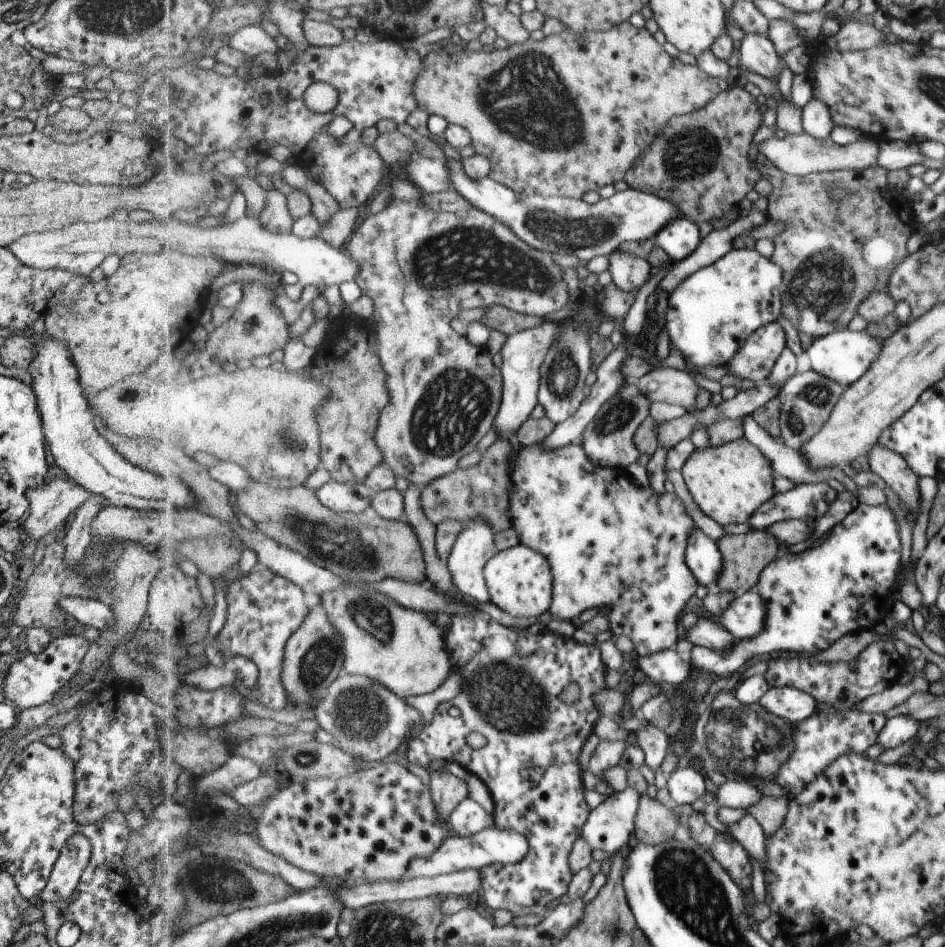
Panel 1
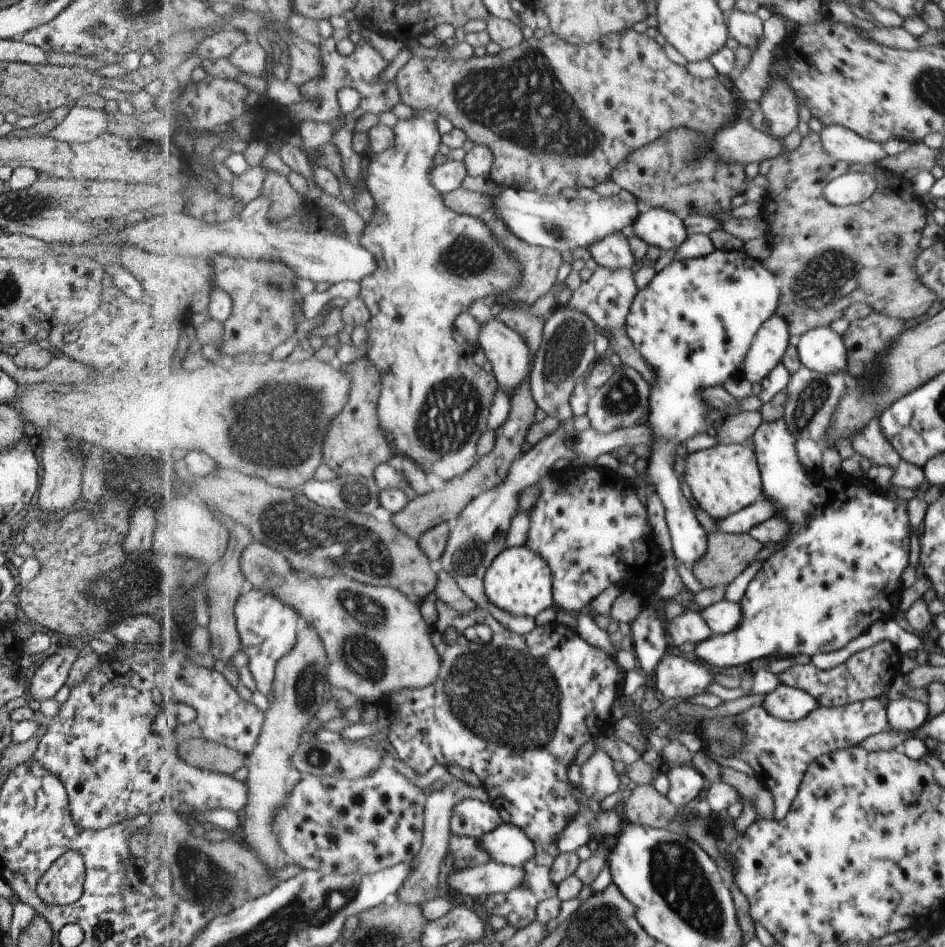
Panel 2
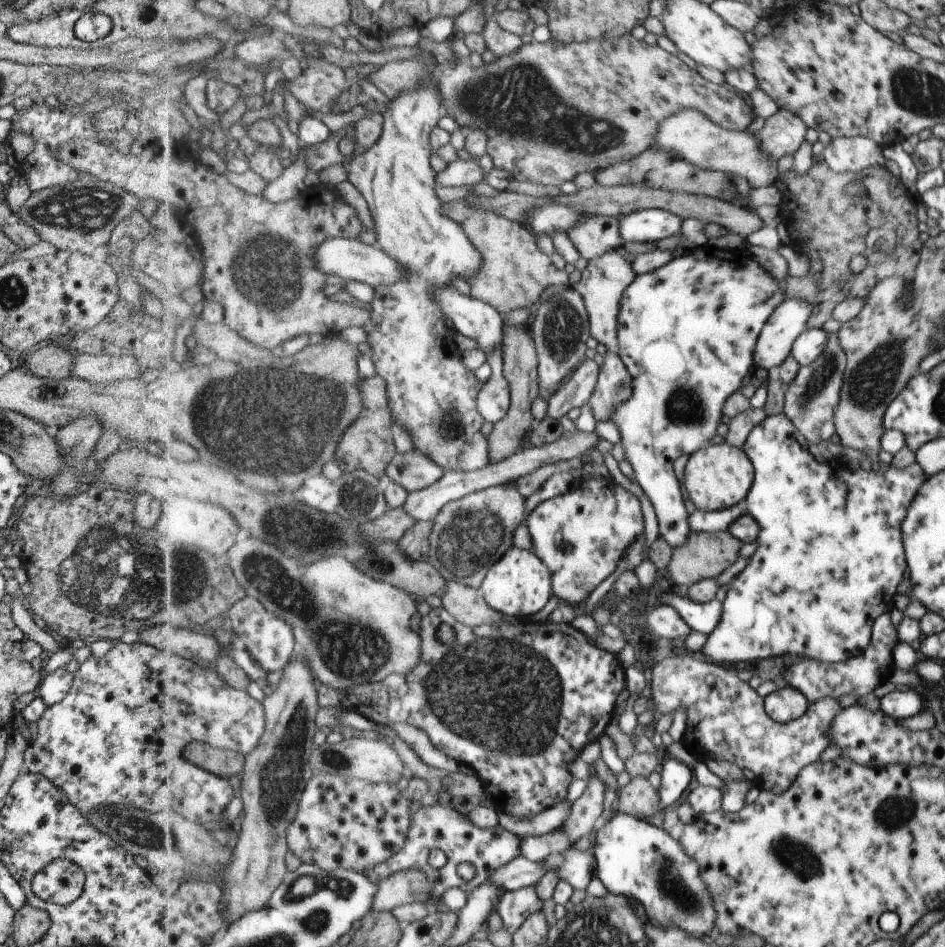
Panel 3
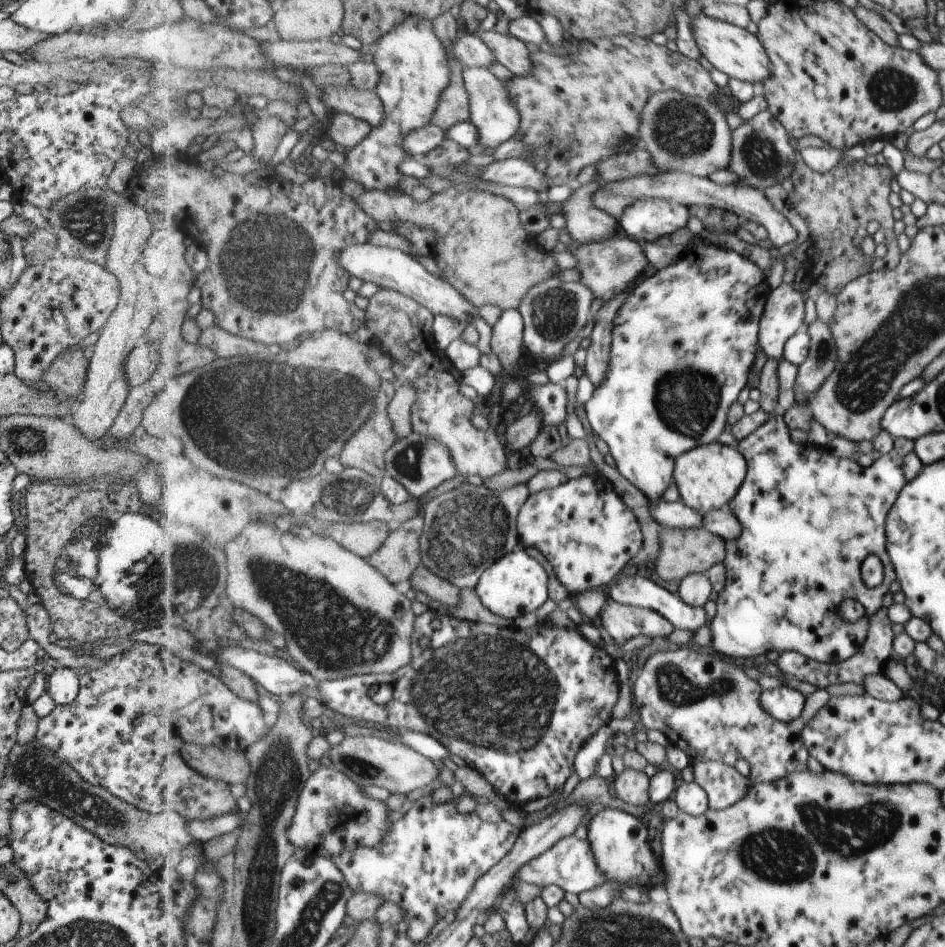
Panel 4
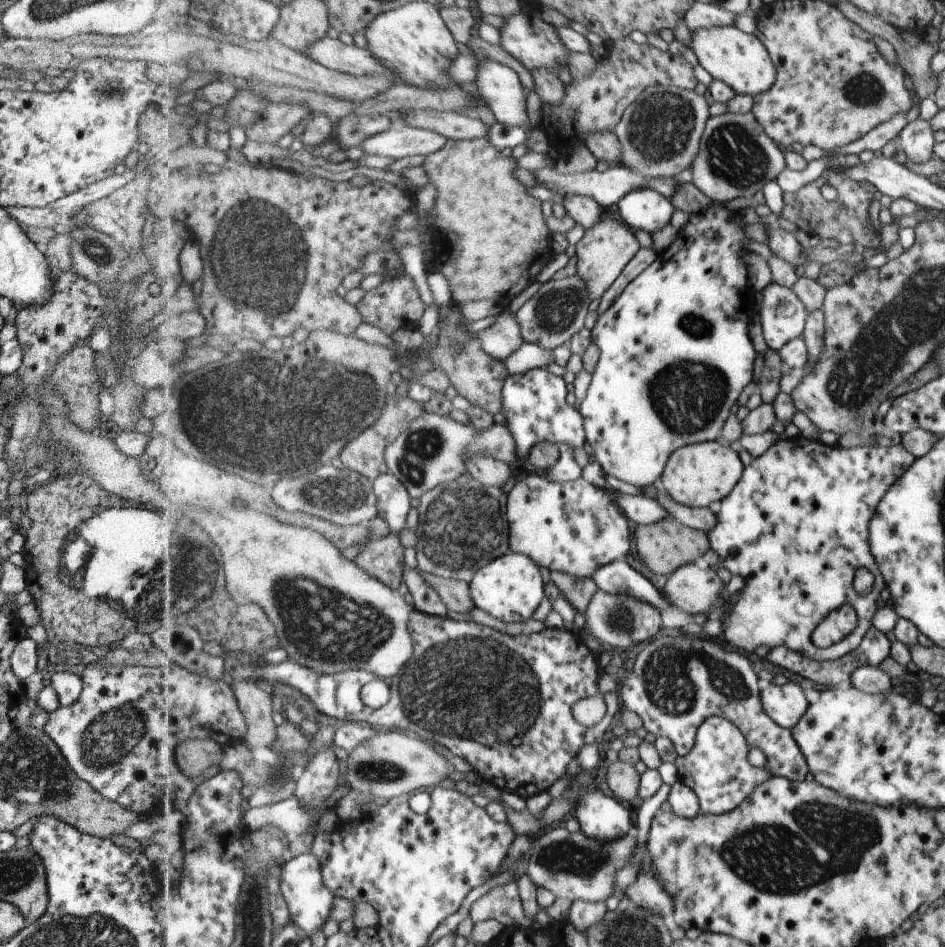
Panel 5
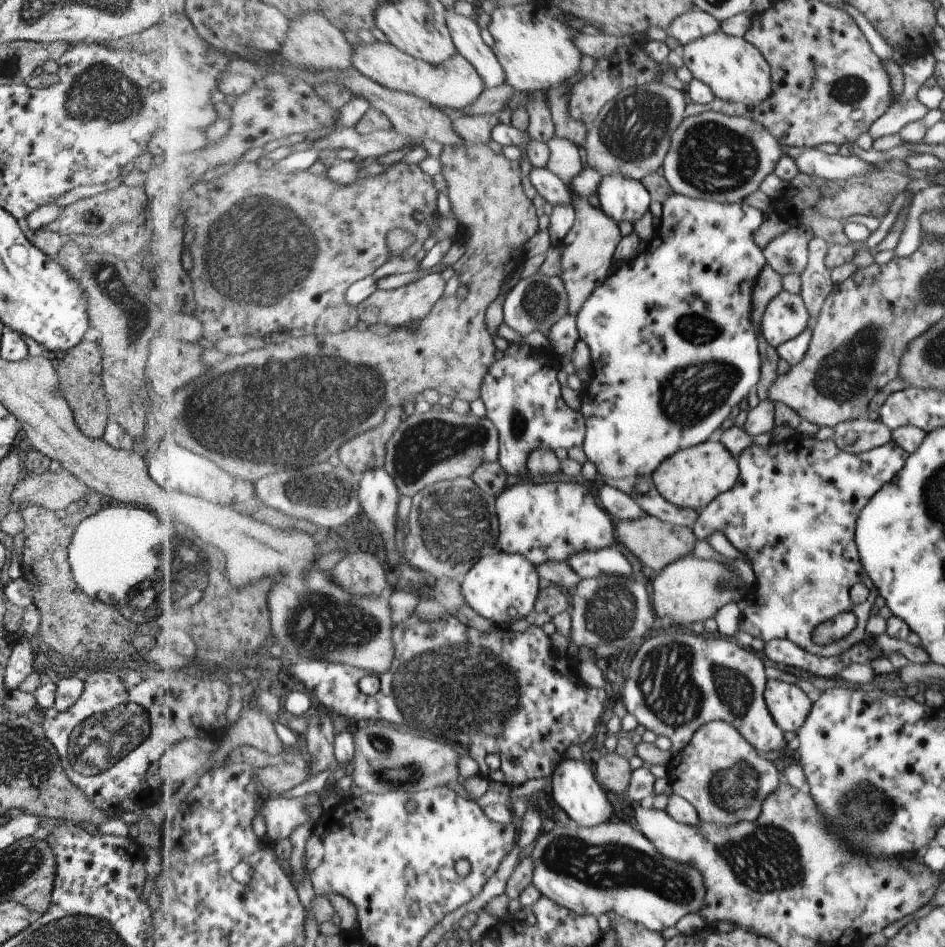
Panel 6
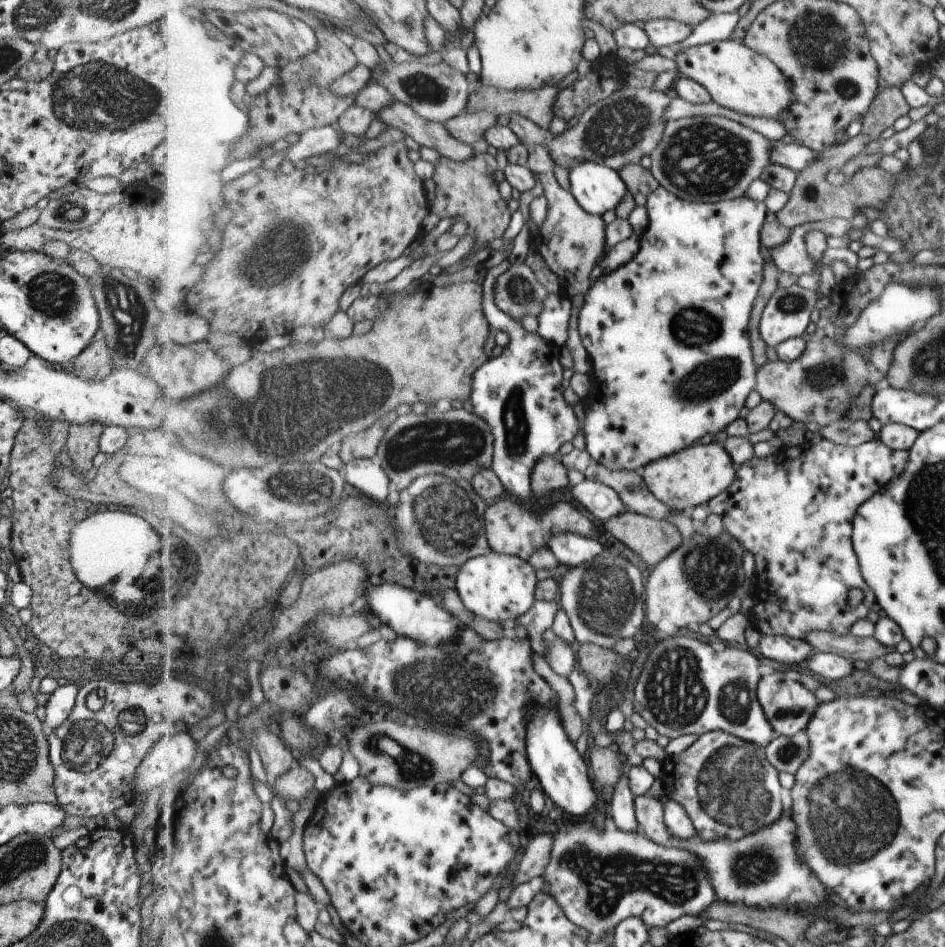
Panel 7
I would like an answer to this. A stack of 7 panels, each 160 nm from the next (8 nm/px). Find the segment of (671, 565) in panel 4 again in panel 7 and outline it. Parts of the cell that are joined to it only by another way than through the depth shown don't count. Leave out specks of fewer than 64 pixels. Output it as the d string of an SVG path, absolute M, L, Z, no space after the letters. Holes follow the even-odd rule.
M628 511L605 524L607 530L630 549L636 550L645 562L657 567L685 541L680 528L668 519L657 519Z

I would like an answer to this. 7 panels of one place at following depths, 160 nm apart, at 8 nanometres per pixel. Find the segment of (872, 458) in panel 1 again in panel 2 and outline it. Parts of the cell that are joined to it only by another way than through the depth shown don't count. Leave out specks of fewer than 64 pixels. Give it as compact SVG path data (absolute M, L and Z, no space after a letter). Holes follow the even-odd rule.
M879 416L868 422L867 427L860 430L860 433L856 434L851 442L854 451L858 455L868 458L876 467L890 466L890 468L896 468L902 461L902 456L892 447L890 440L883 434Z

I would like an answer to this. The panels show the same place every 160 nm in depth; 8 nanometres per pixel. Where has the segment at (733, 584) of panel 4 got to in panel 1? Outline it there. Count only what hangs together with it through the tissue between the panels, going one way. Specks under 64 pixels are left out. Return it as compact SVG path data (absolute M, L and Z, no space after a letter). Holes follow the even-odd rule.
M859 503L842 522L836 524L829 532L828 538L822 544L809 548L803 553L792 555L785 553L783 559L778 559L764 570L758 592L768 604L768 623L766 630L758 636L744 638L736 642L730 652L719 652L712 648L698 645L693 650L692 670L727 676L740 670L754 656L776 652L810 652L813 656L828 650L840 638L856 630L872 631L872 628L890 614L896 604L898 594L898 574L902 564L900 554L900 536L896 528L896 518L888 504L881 506L866 506Z

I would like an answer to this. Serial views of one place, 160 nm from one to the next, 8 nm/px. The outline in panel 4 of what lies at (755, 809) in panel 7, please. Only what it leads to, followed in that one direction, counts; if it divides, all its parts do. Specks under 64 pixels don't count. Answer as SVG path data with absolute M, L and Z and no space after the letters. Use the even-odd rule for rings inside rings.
M700 760L692 764L694 781L708 792L711 809L728 809L748 797L754 783L738 768L718 760Z

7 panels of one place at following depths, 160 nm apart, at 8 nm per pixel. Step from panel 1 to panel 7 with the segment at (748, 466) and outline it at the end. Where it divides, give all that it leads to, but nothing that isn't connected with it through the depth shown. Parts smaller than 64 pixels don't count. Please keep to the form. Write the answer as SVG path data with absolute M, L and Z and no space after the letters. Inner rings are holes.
M718 441L697 444L682 452L653 462L642 471L652 492L674 510L686 511L701 504L710 504L713 498L731 488L736 482L739 469L731 451Z

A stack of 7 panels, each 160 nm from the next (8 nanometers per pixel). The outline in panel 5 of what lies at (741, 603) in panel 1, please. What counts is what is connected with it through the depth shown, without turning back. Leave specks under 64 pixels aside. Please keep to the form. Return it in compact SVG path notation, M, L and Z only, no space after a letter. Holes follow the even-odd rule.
M626 558L602 567L594 576L599 587L613 595L630 595L659 609L671 609L674 604L654 586L652 580L638 572Z

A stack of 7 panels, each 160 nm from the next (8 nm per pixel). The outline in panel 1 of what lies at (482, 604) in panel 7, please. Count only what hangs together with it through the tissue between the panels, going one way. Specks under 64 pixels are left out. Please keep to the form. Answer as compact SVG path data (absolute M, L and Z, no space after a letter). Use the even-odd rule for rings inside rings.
M530 546L500 551L487 566L487 584L491 601L511 616L538 618L551 611L555 600L555 572L551 560Z

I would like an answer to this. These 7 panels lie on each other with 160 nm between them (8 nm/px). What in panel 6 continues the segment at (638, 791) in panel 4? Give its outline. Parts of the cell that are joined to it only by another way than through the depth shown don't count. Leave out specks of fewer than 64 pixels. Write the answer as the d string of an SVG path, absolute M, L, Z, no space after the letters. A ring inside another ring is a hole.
M610 752L607 756L597 756L596 771L599 781L607 790L626 798L635 773L630 760L621 754Z

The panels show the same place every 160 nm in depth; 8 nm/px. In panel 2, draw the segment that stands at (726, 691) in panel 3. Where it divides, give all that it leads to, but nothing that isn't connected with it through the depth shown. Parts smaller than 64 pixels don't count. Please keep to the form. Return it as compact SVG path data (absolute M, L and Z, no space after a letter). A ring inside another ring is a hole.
M670 652L653 678L652 684L658 692L662 690L669 700L683 699L690 696L700 696L712 684L714 674L702 664L701 660L690 660L686 656L674 656ZM880 697L847 706L819 707L810 716L797 722L775 718L763 705L754 706L731 719L744 731L744 744L738 751L726 750L722 741L710 741L704 735L701 740L710 753L726 758L739 758L753 767L756 777L776 798L775 820L788 817L800 795L808 770L811 770L820 758L841 749L857 747L869 736L881 732L895 734L890 728L885 705Z

